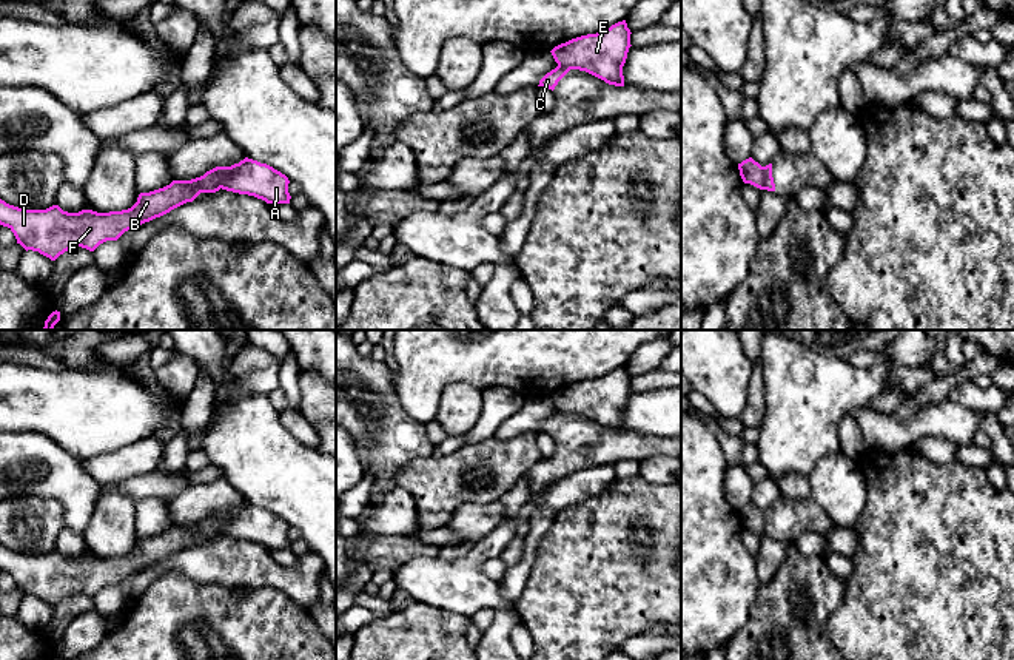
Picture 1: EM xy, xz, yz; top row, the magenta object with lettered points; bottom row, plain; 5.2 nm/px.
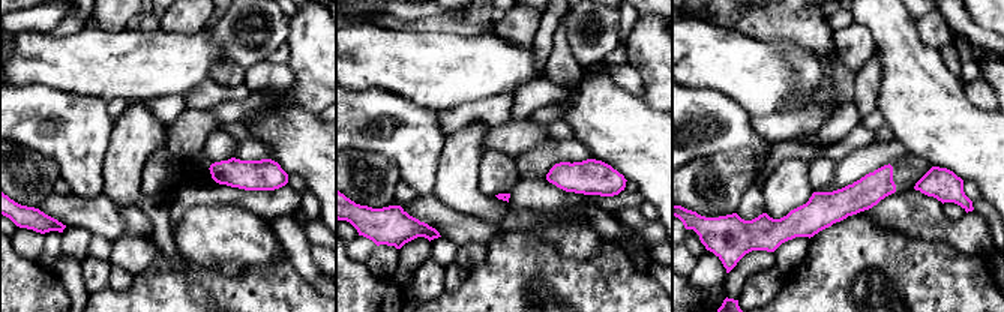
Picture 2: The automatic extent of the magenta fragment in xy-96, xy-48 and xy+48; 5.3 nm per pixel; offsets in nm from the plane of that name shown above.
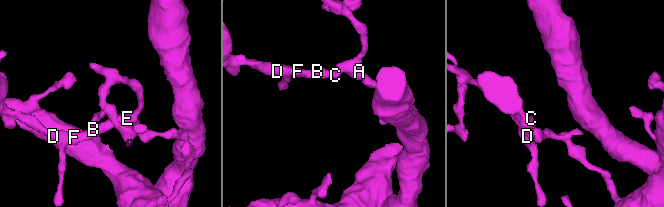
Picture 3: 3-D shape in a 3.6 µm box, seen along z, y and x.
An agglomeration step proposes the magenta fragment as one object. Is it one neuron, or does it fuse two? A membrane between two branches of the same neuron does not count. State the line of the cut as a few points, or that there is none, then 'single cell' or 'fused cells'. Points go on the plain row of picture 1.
cut yz (763, 512), (765, 534); fused cells

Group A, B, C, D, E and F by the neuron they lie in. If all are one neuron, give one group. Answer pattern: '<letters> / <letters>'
A E / B C D F

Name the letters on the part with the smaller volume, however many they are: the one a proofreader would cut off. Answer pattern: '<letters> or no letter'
B, C, D, F

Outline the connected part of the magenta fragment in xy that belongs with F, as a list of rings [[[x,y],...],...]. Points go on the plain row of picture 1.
[[[216,512],[191,526],[173,526],[163,534],[140,538],[131,554],[109,558],[68,558],[59,551],[23,555],[0,544],[0,571],[8,572],[26,597],[55,606],[76,592],[94,597],[100,589],[117,586],[125,577],[193,547],[200,538],[219,537],[223,518],[225,512]]]

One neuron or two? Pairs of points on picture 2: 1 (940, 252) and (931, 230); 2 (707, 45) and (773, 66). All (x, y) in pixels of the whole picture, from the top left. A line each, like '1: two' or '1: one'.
1: two
2: one

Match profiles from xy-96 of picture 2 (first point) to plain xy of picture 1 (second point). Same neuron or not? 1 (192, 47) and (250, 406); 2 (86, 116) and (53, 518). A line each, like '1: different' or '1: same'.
1: different
2: different

